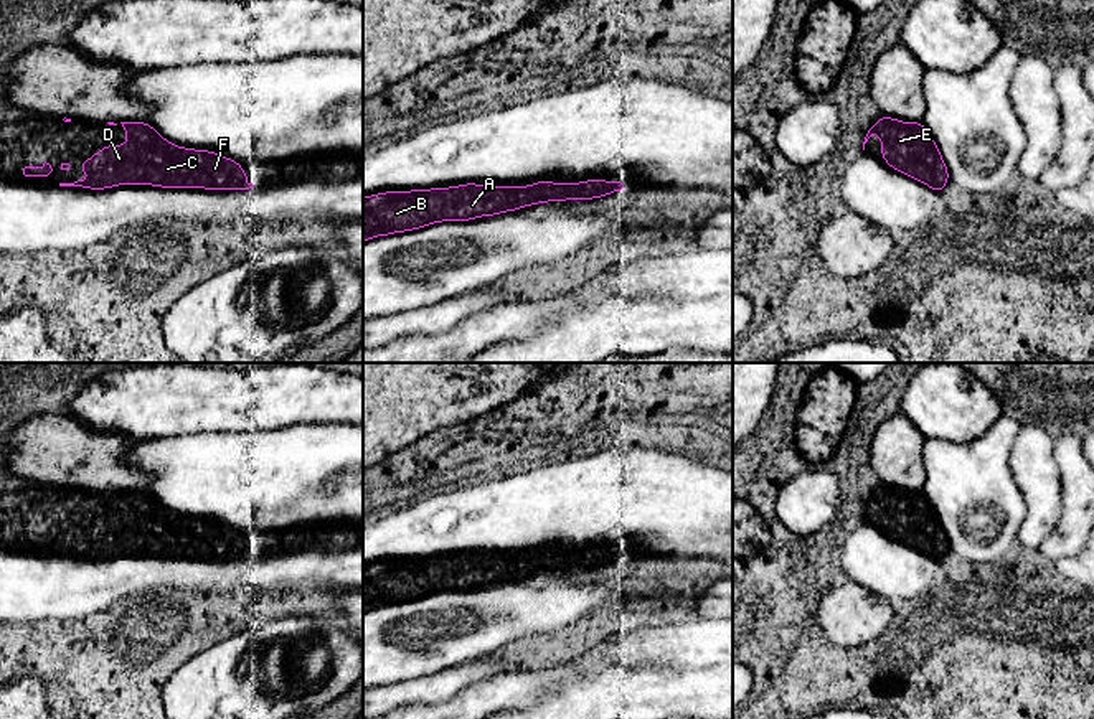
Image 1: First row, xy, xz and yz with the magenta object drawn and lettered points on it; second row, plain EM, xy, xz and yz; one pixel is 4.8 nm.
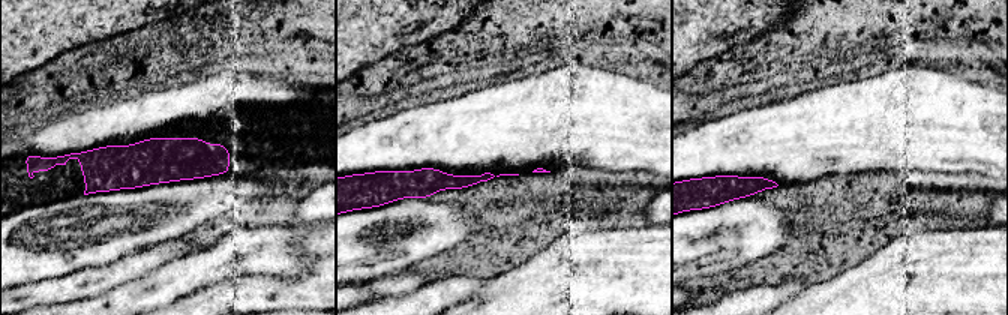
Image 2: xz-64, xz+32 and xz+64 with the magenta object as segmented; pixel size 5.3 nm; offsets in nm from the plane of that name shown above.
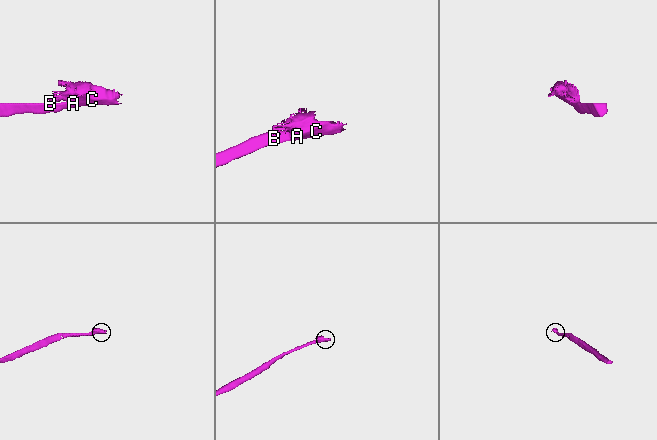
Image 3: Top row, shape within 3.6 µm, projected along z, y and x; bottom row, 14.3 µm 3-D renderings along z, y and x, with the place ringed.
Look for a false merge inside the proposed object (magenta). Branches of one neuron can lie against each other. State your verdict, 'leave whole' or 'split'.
leave whole

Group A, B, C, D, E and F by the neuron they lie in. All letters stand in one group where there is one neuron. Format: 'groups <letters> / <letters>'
groups A B C D E F

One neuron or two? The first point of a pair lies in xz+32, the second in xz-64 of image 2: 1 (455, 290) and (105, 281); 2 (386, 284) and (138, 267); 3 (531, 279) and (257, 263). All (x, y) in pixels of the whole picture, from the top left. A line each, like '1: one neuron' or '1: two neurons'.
1: two neurons
2: one neuron
3: two neurons

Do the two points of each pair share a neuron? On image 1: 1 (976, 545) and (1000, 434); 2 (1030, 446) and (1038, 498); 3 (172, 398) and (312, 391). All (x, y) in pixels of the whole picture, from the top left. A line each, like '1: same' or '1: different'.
1: same
2: same
3: same

